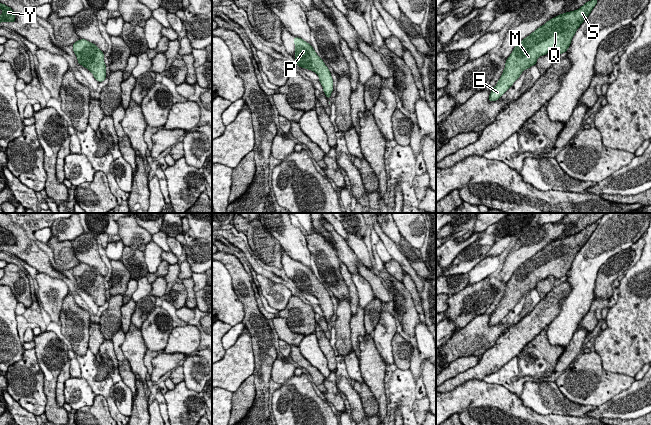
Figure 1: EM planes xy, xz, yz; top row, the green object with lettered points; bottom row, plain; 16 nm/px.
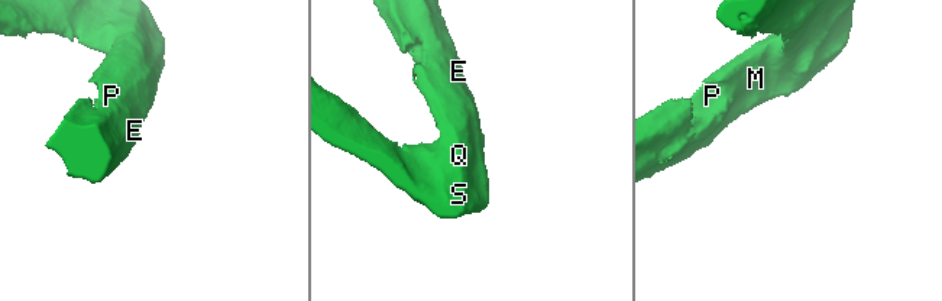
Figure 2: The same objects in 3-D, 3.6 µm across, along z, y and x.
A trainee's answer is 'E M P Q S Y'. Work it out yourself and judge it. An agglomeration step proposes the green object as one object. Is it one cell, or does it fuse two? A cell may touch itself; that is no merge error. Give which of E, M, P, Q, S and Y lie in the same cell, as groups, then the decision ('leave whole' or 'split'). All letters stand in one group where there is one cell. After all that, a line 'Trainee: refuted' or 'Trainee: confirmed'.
E M P Q S Y; leave whole
Trainee: confirmed

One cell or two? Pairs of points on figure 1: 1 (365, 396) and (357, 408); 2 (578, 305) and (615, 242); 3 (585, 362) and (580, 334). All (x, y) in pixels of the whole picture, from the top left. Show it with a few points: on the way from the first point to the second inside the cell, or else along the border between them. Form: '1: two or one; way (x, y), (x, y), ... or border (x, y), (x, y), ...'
1: two; border (352, 387), (359, 396), (364, 412)
2: one; way (582, 289), (583, 272), (599, 256)
3: two; border (581, 352), (577, 357)

